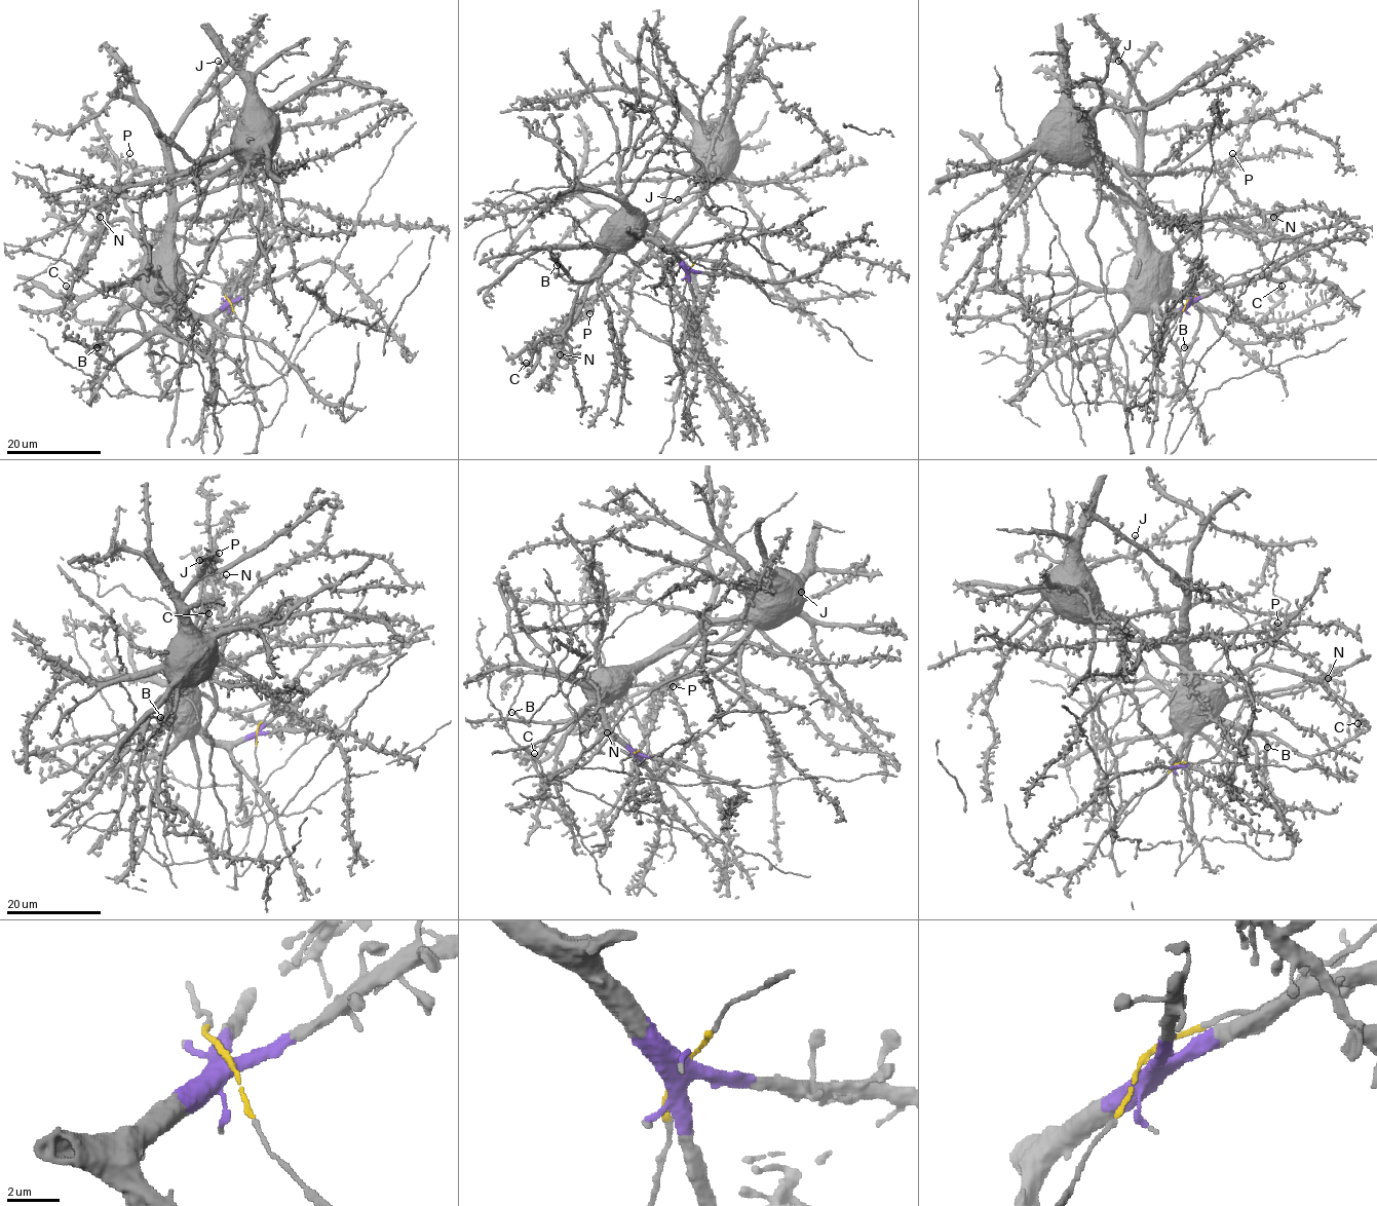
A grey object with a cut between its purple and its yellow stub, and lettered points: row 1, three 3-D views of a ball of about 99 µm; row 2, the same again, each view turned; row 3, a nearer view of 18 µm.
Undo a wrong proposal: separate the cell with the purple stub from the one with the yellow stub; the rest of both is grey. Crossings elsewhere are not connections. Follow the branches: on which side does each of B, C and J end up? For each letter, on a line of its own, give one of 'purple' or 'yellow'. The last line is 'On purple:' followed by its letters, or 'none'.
B: purple
C: purple
J: purple
On purple: B, C, J

